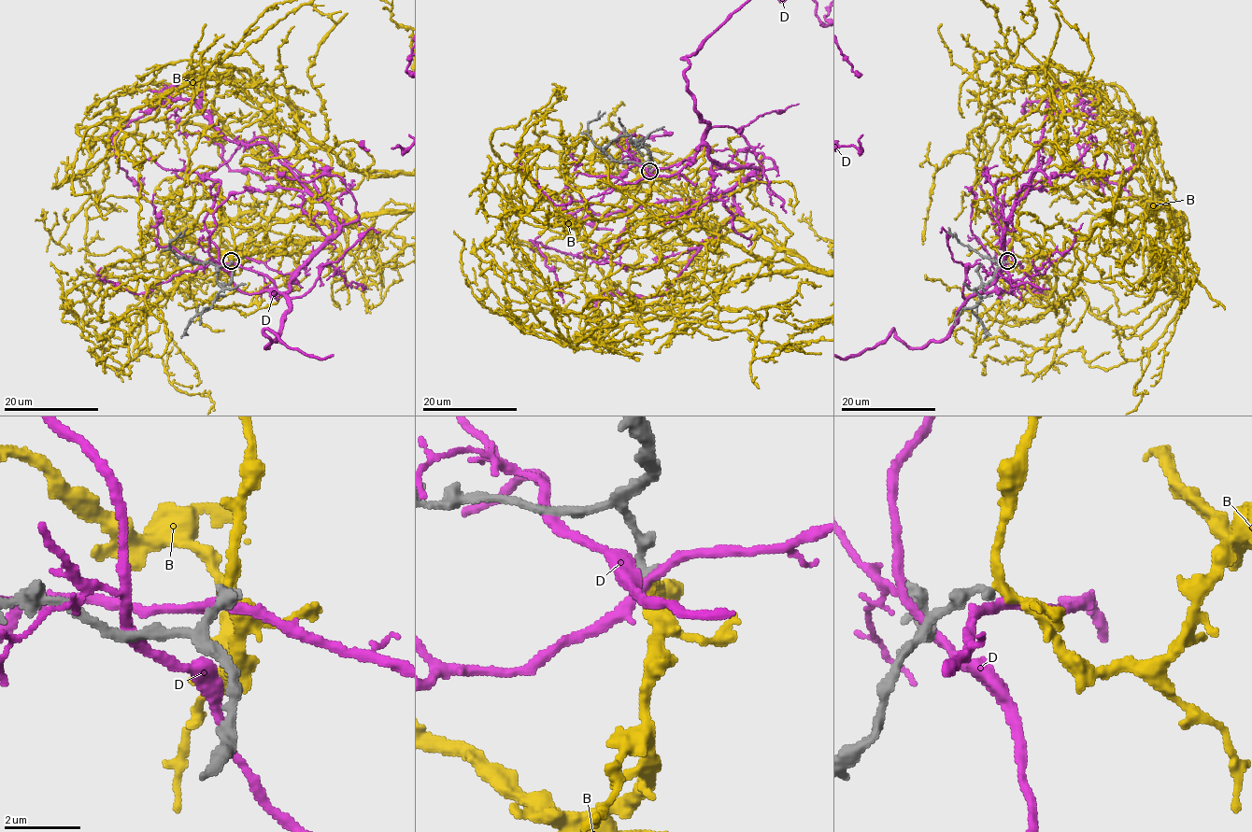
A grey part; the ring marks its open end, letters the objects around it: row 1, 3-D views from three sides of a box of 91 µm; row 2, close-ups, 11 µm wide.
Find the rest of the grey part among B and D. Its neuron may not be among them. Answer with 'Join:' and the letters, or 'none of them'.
Join: B

